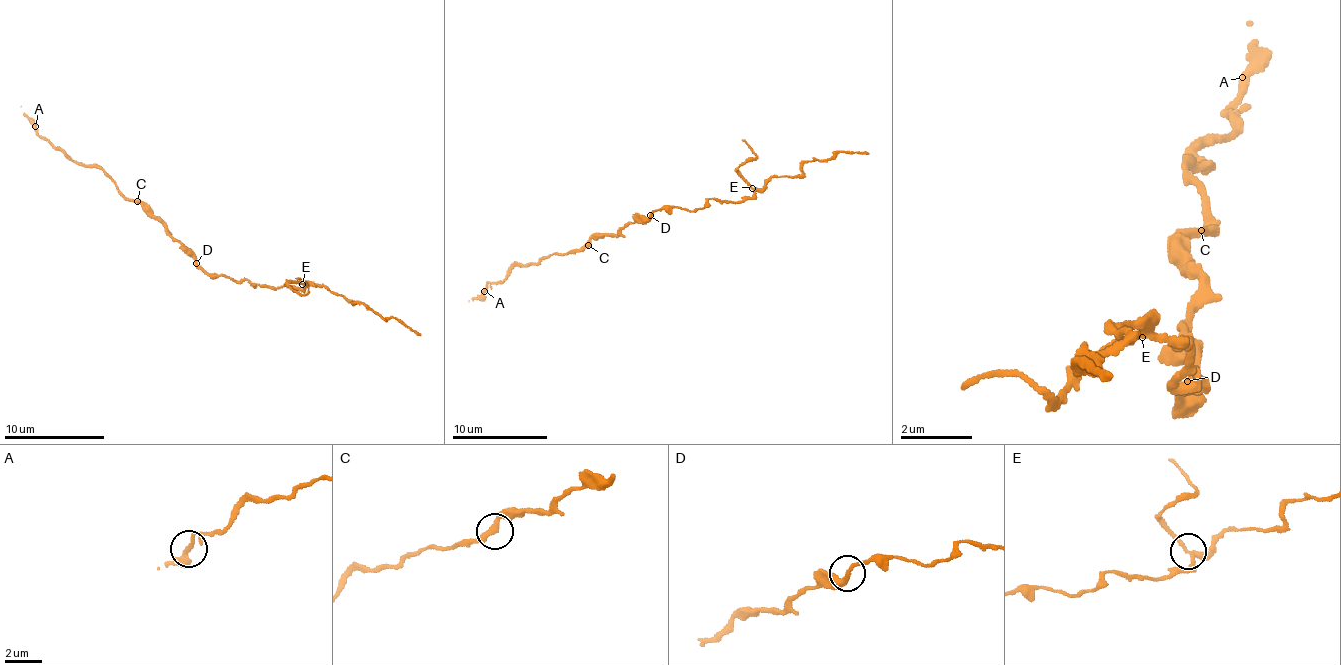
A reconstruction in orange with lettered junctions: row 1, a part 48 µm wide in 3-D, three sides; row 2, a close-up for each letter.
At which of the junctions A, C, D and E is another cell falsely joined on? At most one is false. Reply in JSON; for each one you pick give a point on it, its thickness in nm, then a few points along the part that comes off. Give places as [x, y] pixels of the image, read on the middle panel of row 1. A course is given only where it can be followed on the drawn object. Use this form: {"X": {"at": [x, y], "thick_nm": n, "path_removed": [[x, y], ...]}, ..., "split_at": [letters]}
{"E": {"at": [752, 188], "thick_nm": 240, "path_removed": [[753, 187], [737, 171], [755, 156], [742, 140]]}, "split_at": ["E"]}

